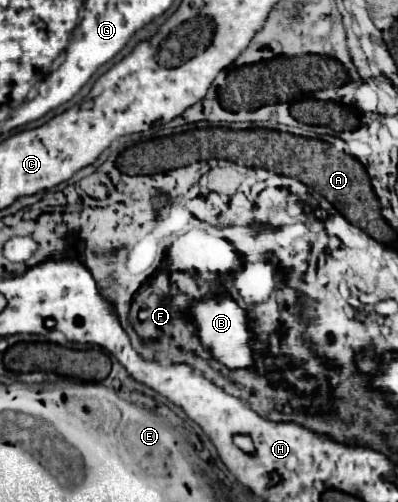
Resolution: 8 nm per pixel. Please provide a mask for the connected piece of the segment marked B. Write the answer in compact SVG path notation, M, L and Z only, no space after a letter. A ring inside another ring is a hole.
M201 301L191 309L193 317L195 317L195 325L197 325L197 335L201 339L201 343L205 347L209 347L209 351L213 353L213 357L217 361L221 361L225 367L229 369L237 369L237 367L251 367L253 365L253 355L249 349L249 315L245 313L245 309L241 309L237 303L233 301L225 301L225 303L217 303L217 301Z

